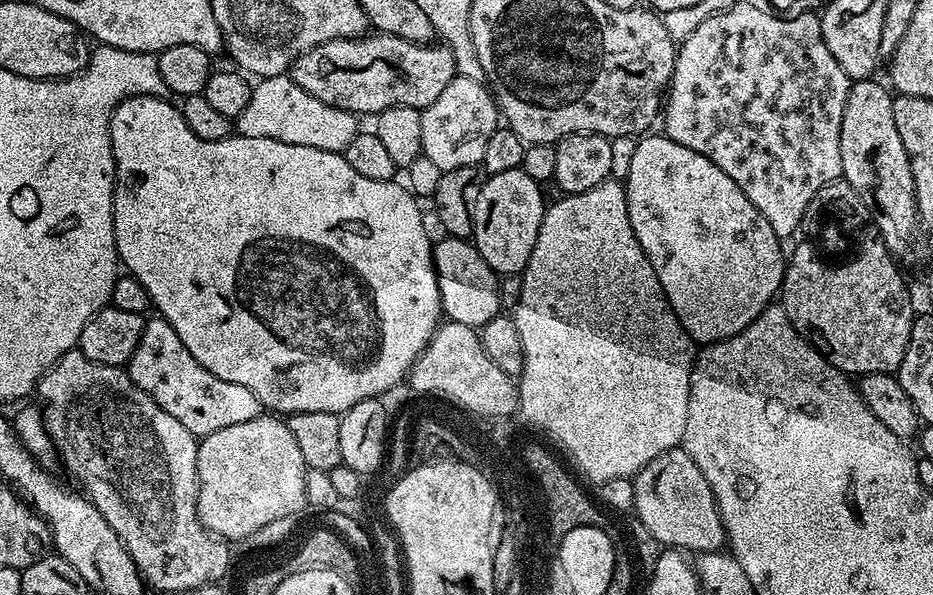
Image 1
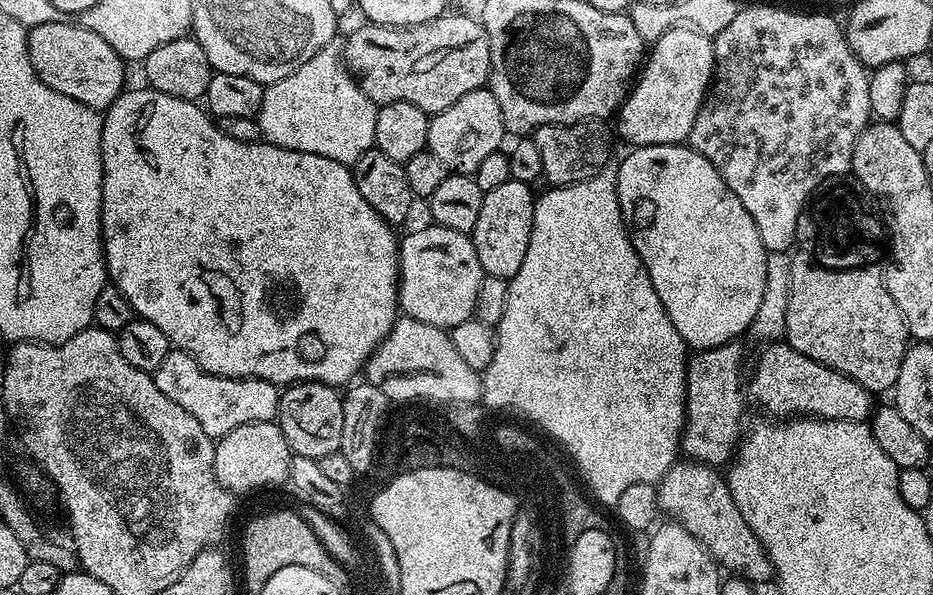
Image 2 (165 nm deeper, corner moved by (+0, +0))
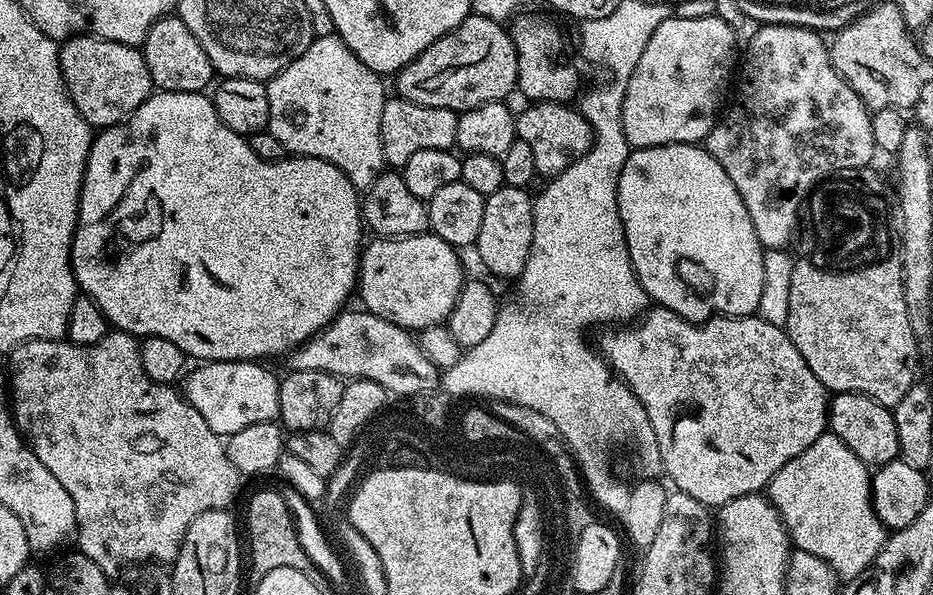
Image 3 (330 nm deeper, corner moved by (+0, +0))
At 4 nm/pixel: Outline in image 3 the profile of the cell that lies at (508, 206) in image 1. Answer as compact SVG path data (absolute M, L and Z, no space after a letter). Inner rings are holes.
M500 188L486 197L482 210L482 230L474 251L480 260L496 276L519 278L524 273L526 258L530 258L530 242L534 238L534 218L532 217L533 197L523 188Z

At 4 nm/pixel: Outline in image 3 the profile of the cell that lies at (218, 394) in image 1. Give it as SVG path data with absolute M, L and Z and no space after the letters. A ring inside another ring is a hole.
M210 360L197 363L195 367L193 372L191 369L183 377L182 395L185 400L190 402L190 406L194 406L194 410L198 410L198 414L202 414L202 418L206 418L206 426L210 426L210 430L214 430L214 434L227 438L238 434L238 430L246 430L246 426L271 424L279 417L278 394L280 393L281 377L275 376L270 369L264 368L268 366L263 363L254 360Z

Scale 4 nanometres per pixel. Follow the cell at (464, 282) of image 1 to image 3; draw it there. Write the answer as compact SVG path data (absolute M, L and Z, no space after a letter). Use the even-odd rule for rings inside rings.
M431 234L376 238L373 241L373 244L365 243L360 254L358 300L360 296L361 302L364 303L361 305L378 318L386 318L386 322L394 322L409 330L444 324L454 310L454 302L458 302L458 294L466 279L464 268L460 265L461 253L451 244L442 242L442 238Z

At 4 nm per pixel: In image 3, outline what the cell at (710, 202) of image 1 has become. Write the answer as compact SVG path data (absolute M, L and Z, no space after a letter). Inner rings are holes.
M663 144L649 148L633 148L626 158L626 166L622 166L622 174L616 187L618 214L626 234L626 242L630 250L630 262L636 271L638 282L646 290L649 301L653 305L674 310L684 320L703 322L719 314L721 316L751 316L759 309L762 298L762 262L765 248L758 242L758 234L754 234L754 222L750 222L750 214L746 214L746 202L742 202L742 194L734 190L734 182L726 175L726 170L718 166L715 158L708 153L707 147L700 144Z

